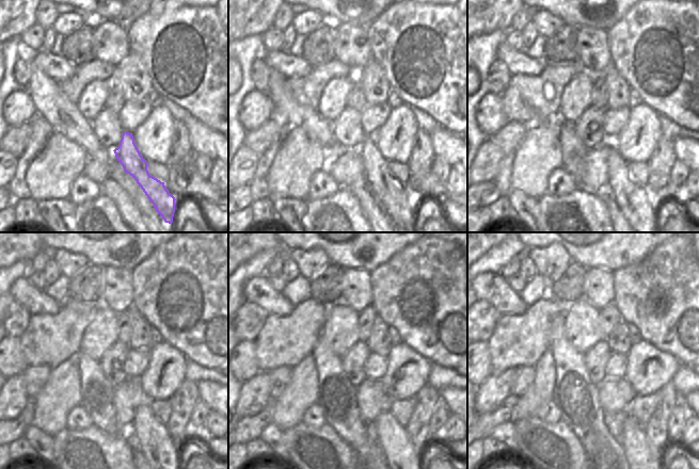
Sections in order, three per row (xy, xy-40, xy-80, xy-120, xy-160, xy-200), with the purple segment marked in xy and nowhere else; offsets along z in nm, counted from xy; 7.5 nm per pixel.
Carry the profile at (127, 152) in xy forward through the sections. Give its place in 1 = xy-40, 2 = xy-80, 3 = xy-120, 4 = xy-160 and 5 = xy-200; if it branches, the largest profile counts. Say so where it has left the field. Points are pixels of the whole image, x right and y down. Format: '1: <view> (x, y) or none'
1: xy-40 (395, 198)
2: xy-80 (638, 206)
3: xy-120 (147, 433)
4: xy-160 (393, 439)
5: xy-200 (634, 442)

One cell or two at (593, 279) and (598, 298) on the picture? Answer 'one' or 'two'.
one

